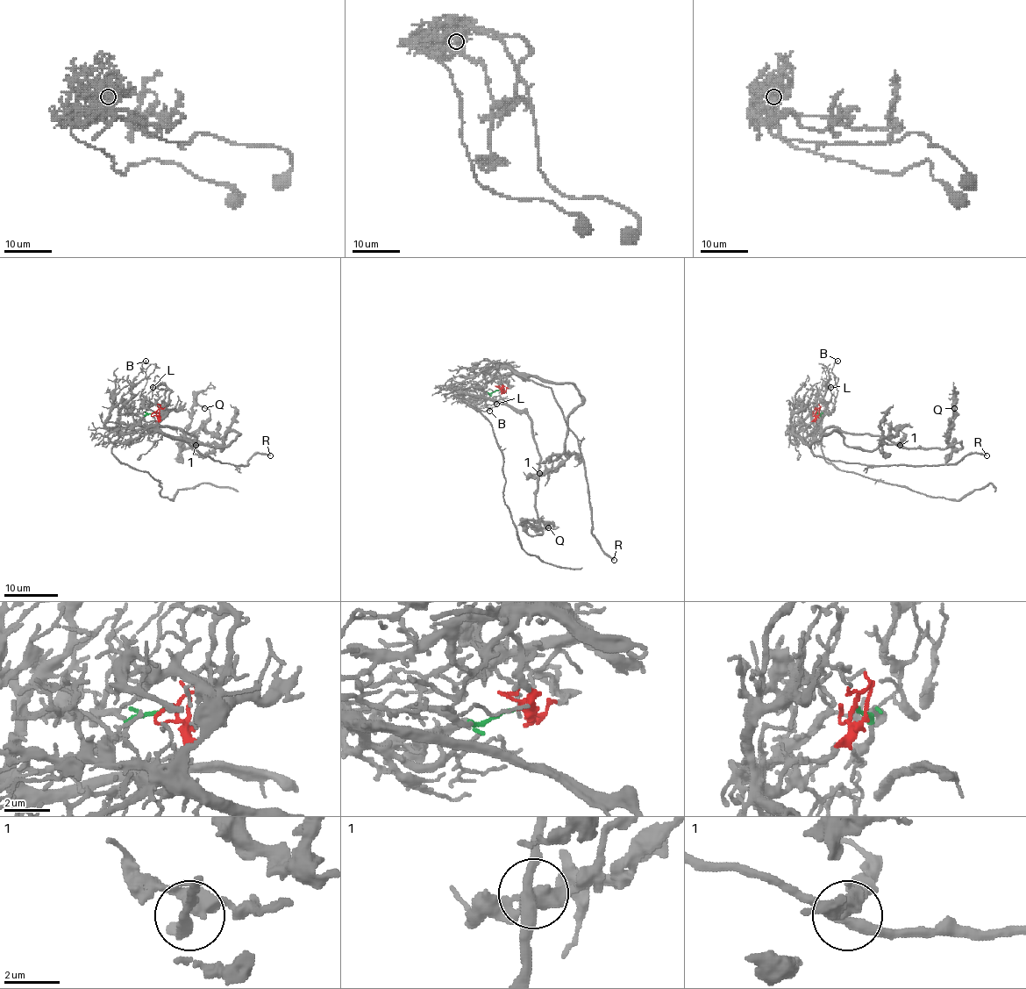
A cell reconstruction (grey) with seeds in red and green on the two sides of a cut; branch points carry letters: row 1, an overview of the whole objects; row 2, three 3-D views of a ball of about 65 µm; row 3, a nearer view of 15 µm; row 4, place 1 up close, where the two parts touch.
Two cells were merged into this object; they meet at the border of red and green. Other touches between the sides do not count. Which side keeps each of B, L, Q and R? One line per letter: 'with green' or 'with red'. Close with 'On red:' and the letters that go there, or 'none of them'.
B: with green
L: with green
Q: with green
R: with red
On red: R

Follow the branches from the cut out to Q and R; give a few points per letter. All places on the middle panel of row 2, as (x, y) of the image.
Q: (498, 390), (468, 392), (521, 410), (530, 422), (542, 532), (525, 528), (548, 527)
R: (498, 390), (501, 368), (510, 368), (551, 390), (566, 426), (578, 440), (592, 530), (600, 546), (613, 560)

